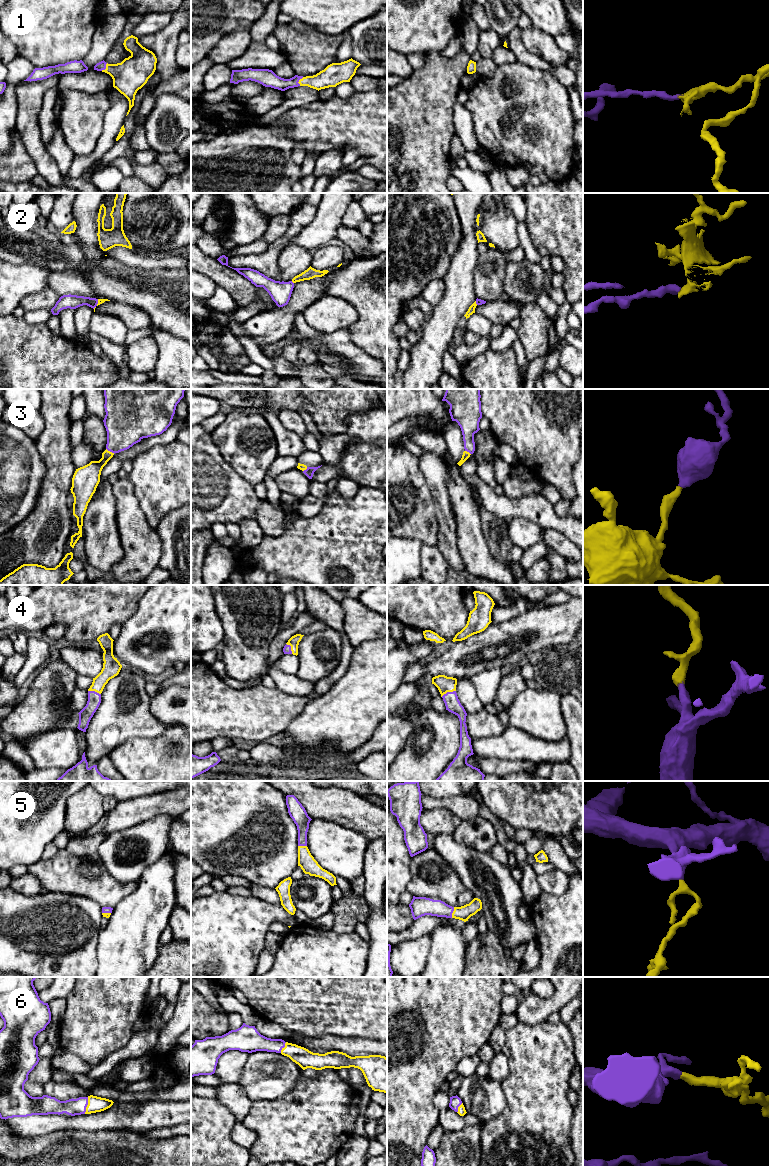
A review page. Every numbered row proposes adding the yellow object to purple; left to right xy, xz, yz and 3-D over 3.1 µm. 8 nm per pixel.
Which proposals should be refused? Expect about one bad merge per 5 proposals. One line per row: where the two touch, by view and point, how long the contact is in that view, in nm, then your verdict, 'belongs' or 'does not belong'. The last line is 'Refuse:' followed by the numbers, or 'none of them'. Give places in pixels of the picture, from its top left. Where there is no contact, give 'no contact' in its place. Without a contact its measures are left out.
1: xy (105, 68) | 80 nm | belongs
2: xz (292, 282) | 30 nm | does not belong
3: xy (110, 451) | 80 nm | belongs
4: yz (448, 692) | 130 nm | belongs
5: yz (452, 912) | 90 nm | belongs
6: xy (86, 1105) | 140 nm | belongs
Refuse: 2

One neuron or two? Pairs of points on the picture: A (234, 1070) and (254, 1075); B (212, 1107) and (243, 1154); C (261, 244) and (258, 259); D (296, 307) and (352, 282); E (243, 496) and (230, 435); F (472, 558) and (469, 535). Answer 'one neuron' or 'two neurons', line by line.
A: two neurons
B: one neuron
C: two neurons
D: two neurons
E: two neurons
F: one neuron

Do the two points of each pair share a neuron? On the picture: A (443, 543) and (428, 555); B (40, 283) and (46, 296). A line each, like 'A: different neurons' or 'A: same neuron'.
A: different neurons
B: different neurons

